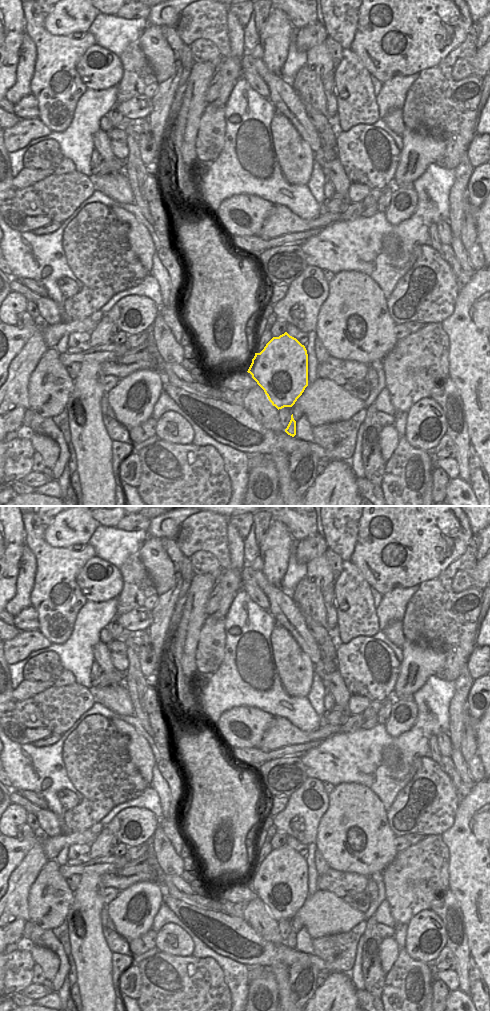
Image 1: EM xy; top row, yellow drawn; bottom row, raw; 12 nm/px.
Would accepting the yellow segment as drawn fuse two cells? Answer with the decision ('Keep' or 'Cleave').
Keep.

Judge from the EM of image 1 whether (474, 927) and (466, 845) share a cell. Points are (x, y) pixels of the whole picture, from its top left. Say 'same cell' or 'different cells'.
same cell

